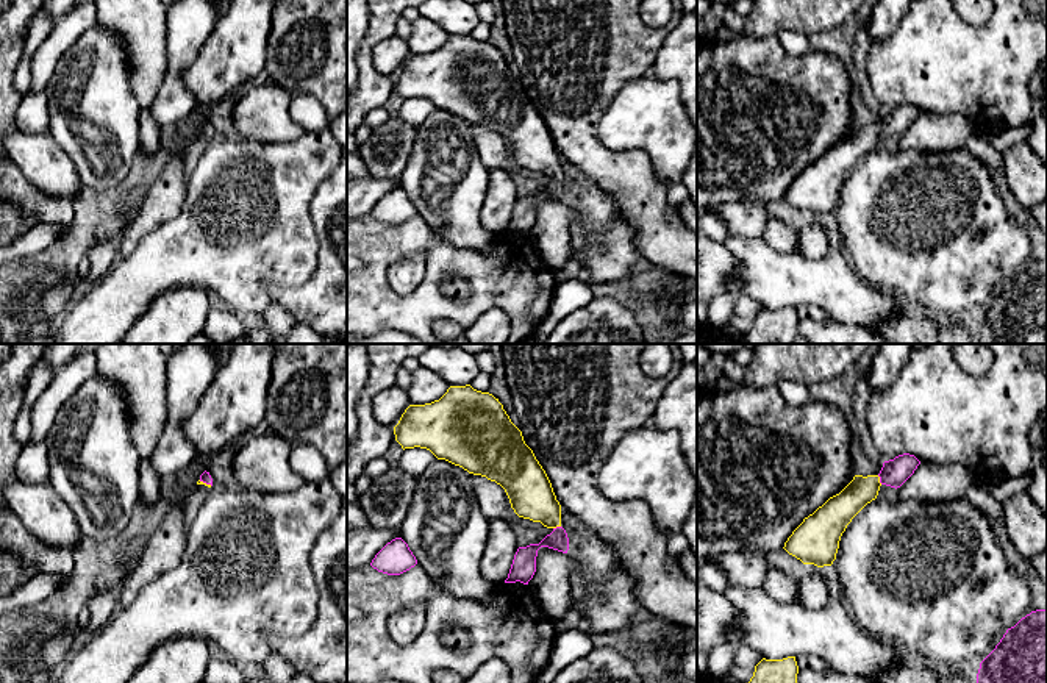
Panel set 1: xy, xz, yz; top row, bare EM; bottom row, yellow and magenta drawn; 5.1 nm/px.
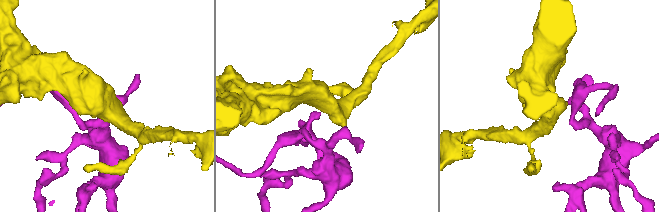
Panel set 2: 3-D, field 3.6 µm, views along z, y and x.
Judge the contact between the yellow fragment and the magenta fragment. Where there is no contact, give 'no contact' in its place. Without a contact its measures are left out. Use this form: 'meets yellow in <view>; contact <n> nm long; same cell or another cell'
meets yellow in yz; contact 50 nm long; same cell

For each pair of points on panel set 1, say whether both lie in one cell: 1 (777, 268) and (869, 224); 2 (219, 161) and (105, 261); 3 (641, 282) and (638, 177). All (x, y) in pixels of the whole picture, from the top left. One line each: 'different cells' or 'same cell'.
1: different cells
2: different cells
3: different cells

